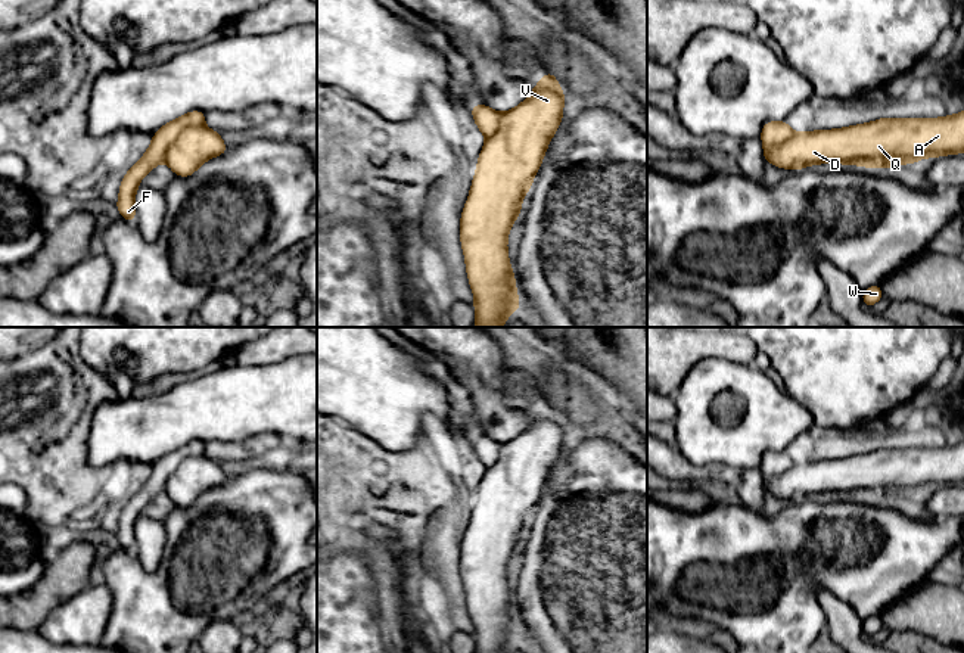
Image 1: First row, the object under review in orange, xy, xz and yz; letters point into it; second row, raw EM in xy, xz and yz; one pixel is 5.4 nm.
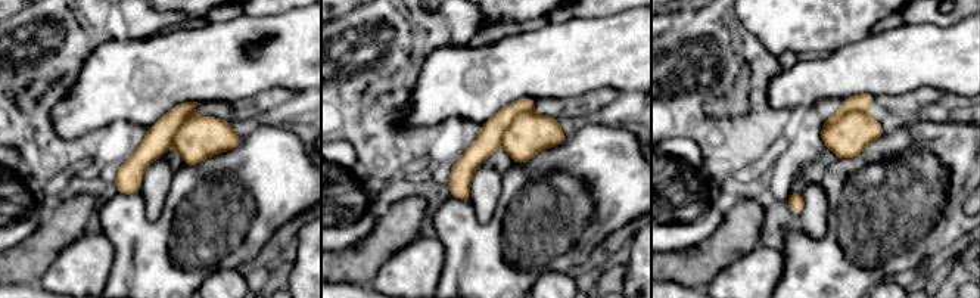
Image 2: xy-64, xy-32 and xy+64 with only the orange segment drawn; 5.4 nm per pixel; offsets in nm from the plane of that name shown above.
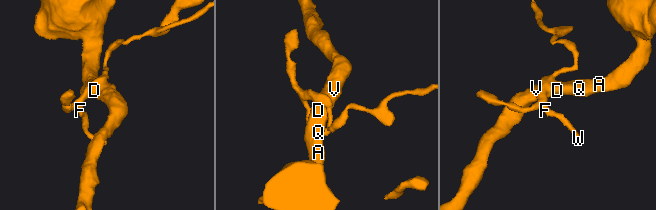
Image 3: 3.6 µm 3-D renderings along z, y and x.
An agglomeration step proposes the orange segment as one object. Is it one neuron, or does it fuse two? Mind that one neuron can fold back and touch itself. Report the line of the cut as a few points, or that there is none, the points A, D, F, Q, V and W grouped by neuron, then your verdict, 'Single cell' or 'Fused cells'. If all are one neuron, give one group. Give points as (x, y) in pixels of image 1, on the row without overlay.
Split along xy (202, 456), (187, 456), (170, 475), (162, 490). Groups: A D Q V / F W. Fused cells

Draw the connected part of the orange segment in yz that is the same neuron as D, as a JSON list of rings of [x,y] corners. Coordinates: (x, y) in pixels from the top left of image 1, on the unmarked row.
[[[964,441],[943,448],[880,448],[846,458],[793,463],[784,473],[764,481],[764,489],[777,498],[794,501],[824,492],[879,500],[955,483],[964,483]]]

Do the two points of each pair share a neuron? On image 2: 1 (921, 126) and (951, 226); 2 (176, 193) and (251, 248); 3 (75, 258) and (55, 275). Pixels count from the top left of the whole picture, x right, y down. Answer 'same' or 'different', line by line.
1: same
2: same
3: same

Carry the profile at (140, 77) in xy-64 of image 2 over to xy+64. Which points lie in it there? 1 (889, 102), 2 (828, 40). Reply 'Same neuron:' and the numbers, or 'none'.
Same neuron: none

